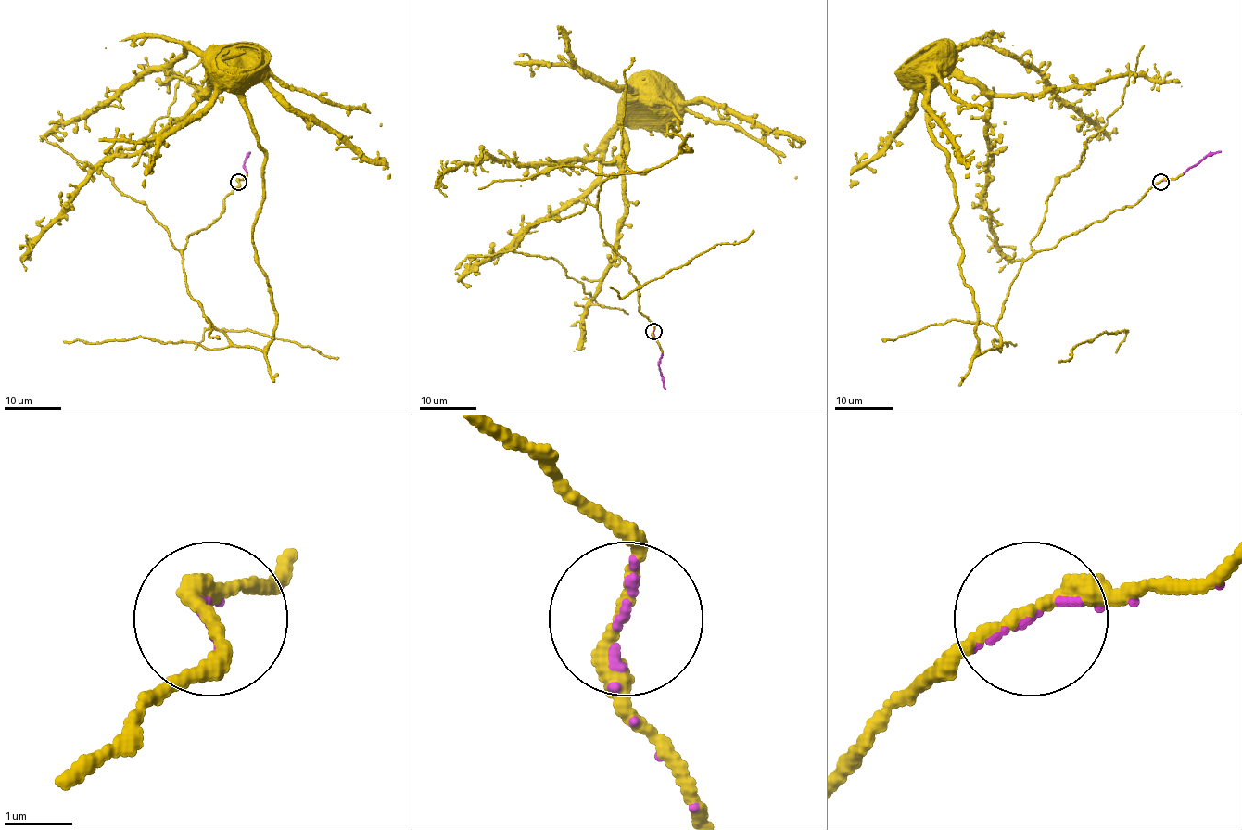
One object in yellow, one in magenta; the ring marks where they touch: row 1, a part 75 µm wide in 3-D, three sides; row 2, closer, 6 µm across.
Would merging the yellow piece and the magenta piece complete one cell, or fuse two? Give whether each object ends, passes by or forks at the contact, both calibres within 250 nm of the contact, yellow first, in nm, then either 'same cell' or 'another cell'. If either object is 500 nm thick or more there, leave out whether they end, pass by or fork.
yellow passes by; magenta ends; calibres 200 and 110 nm; same cell

